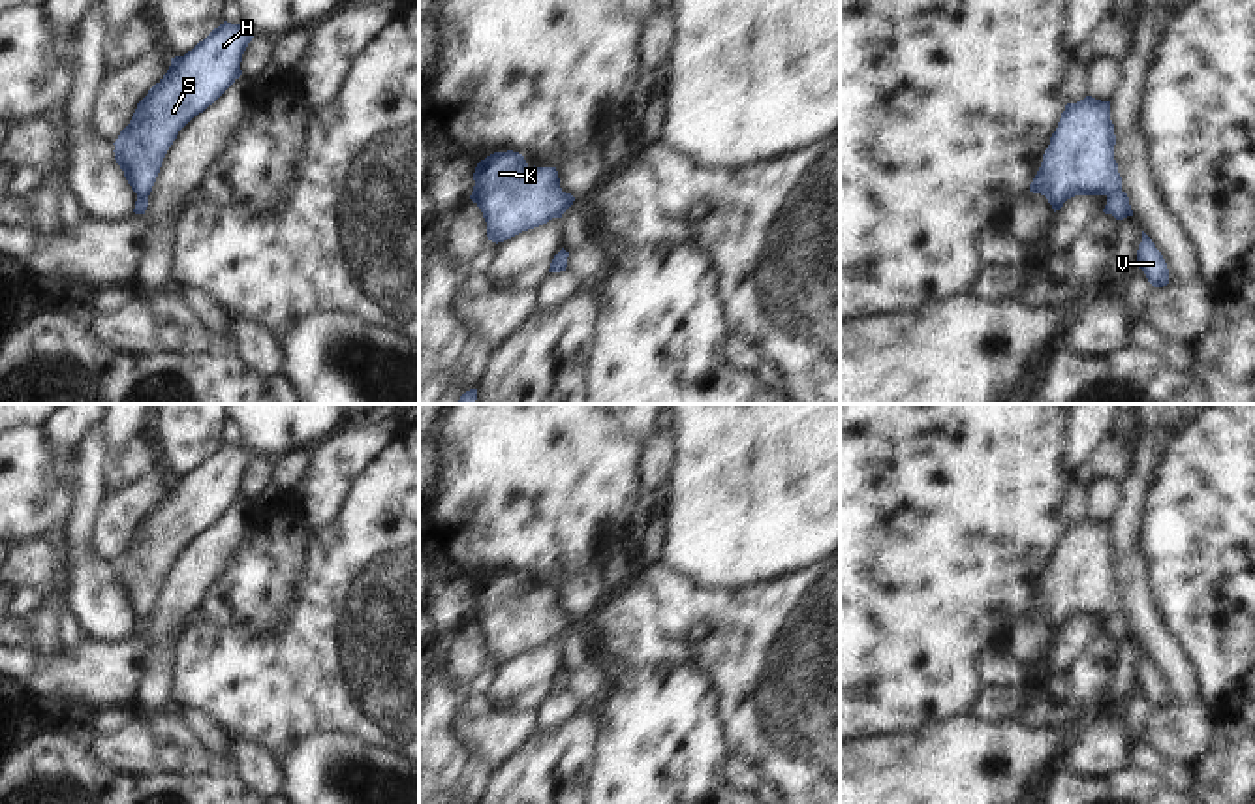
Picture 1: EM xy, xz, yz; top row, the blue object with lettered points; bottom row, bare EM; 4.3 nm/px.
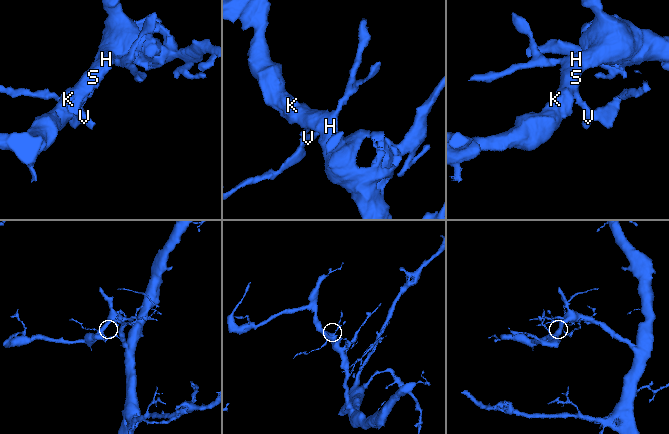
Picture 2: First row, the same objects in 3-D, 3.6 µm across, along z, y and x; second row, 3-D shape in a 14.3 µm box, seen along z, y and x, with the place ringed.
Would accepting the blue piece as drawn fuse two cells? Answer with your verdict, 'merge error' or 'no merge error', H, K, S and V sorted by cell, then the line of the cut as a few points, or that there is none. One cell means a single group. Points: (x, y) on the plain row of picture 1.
no merge error; H K S V; no cut

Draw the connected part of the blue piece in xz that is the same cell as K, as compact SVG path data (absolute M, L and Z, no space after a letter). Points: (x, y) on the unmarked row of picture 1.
M513 571L481 580L473 601L470 620L481 629L487 657L496 665L562 639L575 622L560 609L556 588L530 590L524 577Z

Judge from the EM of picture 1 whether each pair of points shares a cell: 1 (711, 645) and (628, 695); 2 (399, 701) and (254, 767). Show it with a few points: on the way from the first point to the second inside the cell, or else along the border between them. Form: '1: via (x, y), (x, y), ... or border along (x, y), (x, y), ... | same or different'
1: border along (632, 669), (694, 667), (712, 692) | different
2: border along (233, 737), (250, 741), (277, 759) | different

